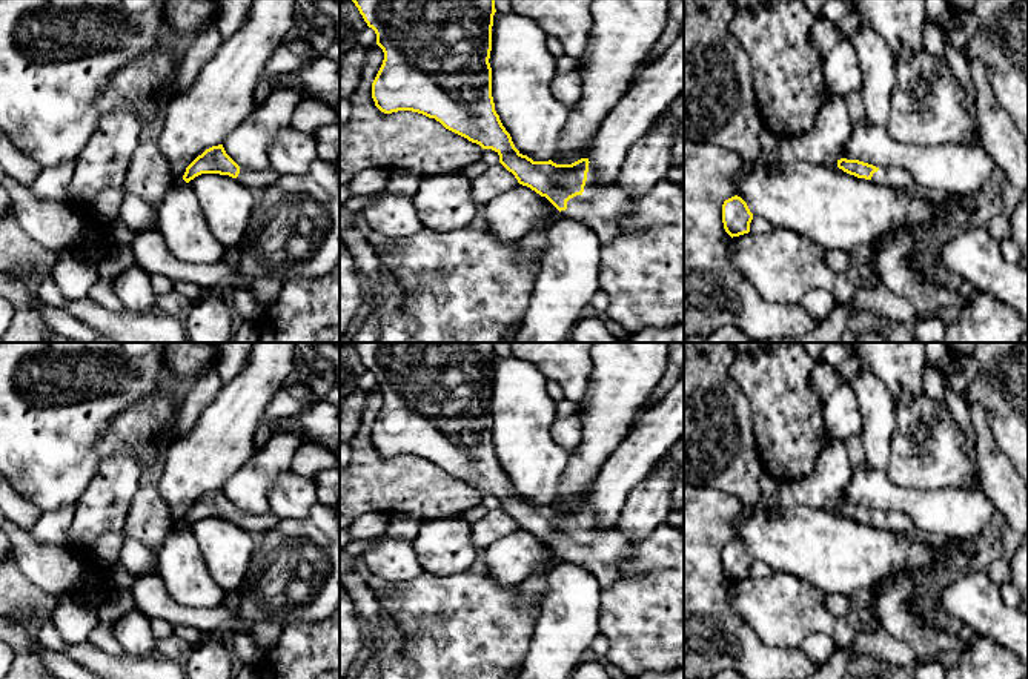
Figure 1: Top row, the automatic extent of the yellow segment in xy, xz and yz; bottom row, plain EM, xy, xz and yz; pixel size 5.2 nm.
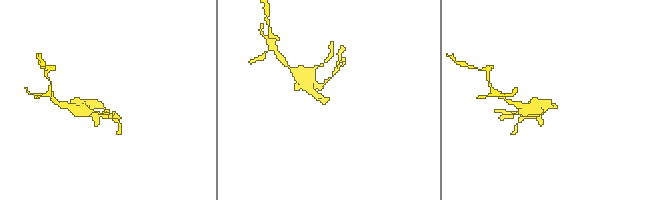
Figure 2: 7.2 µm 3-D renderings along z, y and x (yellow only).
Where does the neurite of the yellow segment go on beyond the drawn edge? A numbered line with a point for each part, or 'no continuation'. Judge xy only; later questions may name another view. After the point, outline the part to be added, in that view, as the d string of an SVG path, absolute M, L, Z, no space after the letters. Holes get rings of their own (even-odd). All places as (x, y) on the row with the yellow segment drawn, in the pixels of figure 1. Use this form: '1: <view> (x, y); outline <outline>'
1: xy (251, 178); outline M240 166L240 174L235 180L252 190L266 189L267 186L274 184L278 178L280 174L272 166L261 171L246 169Z

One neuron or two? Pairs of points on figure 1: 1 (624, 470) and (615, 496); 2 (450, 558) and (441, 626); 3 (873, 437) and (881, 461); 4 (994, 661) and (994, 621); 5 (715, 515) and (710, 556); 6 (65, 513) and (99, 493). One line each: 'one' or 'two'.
1: one
2: two
3: one
4: two
5: one
6: two

